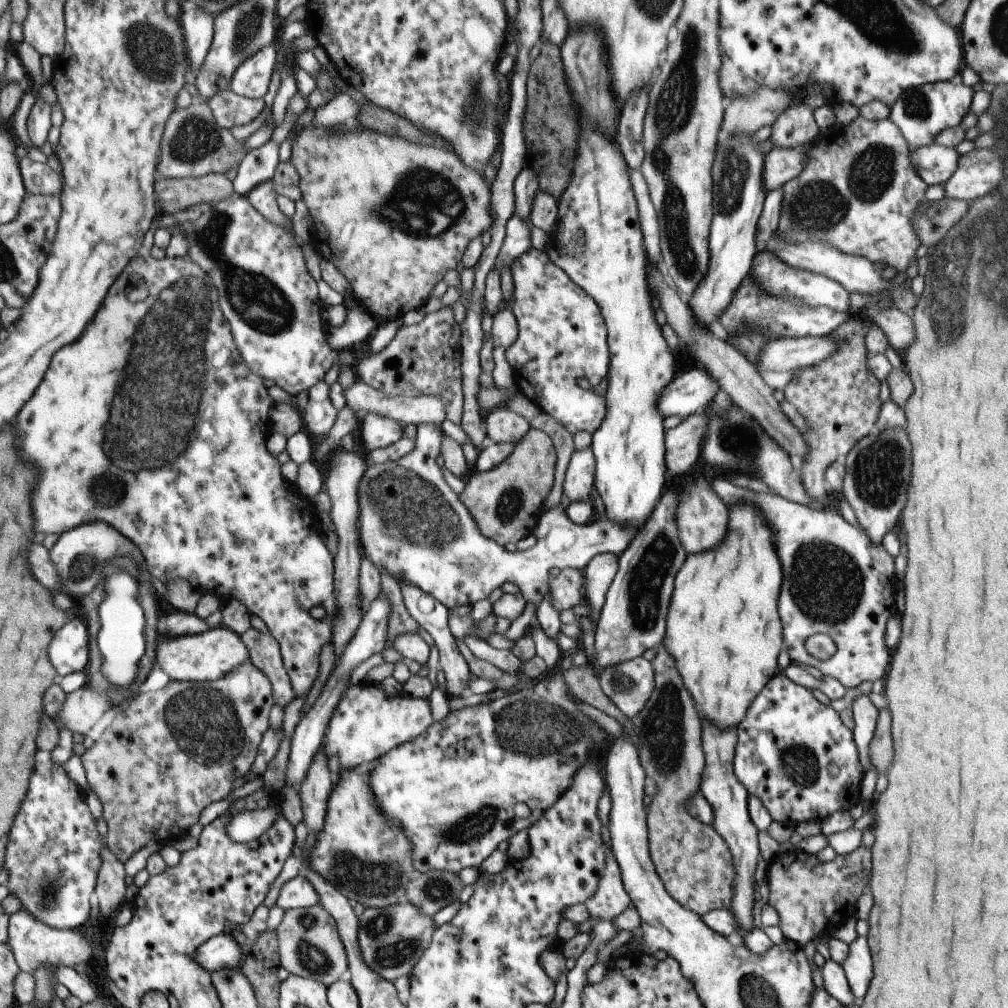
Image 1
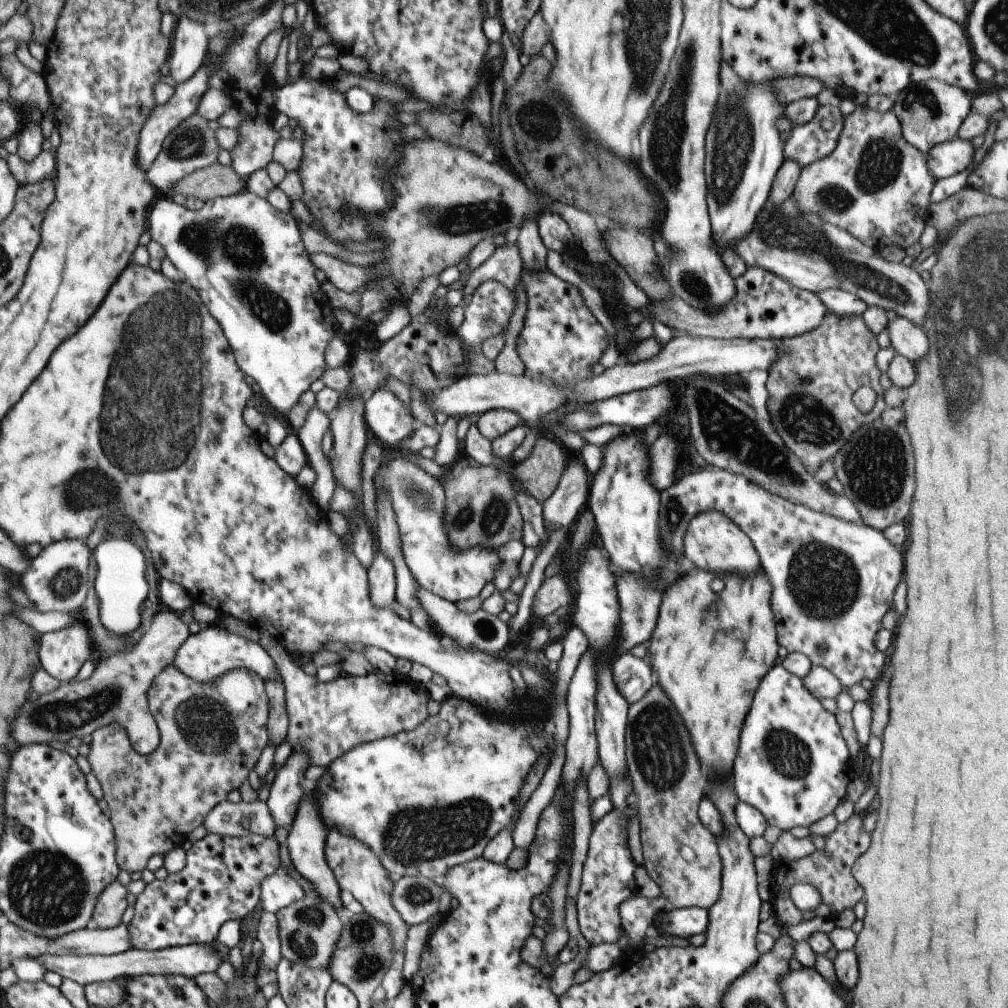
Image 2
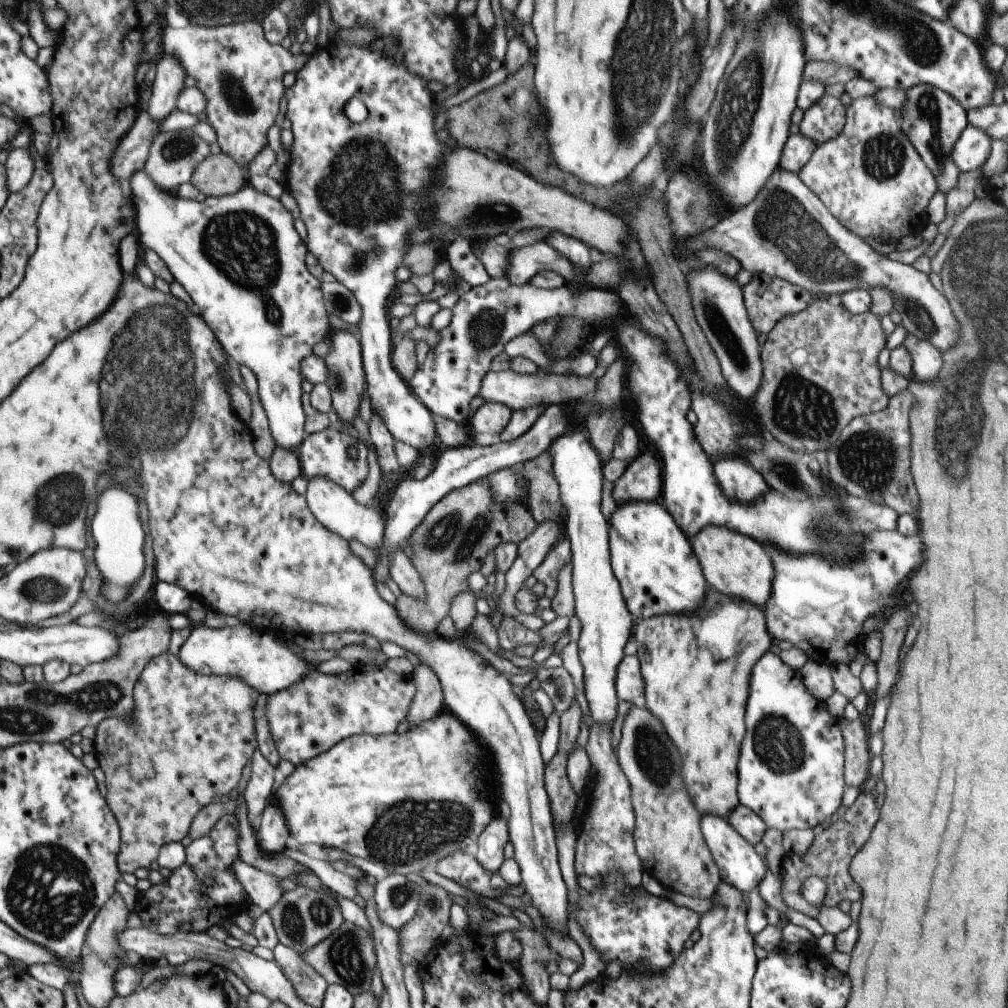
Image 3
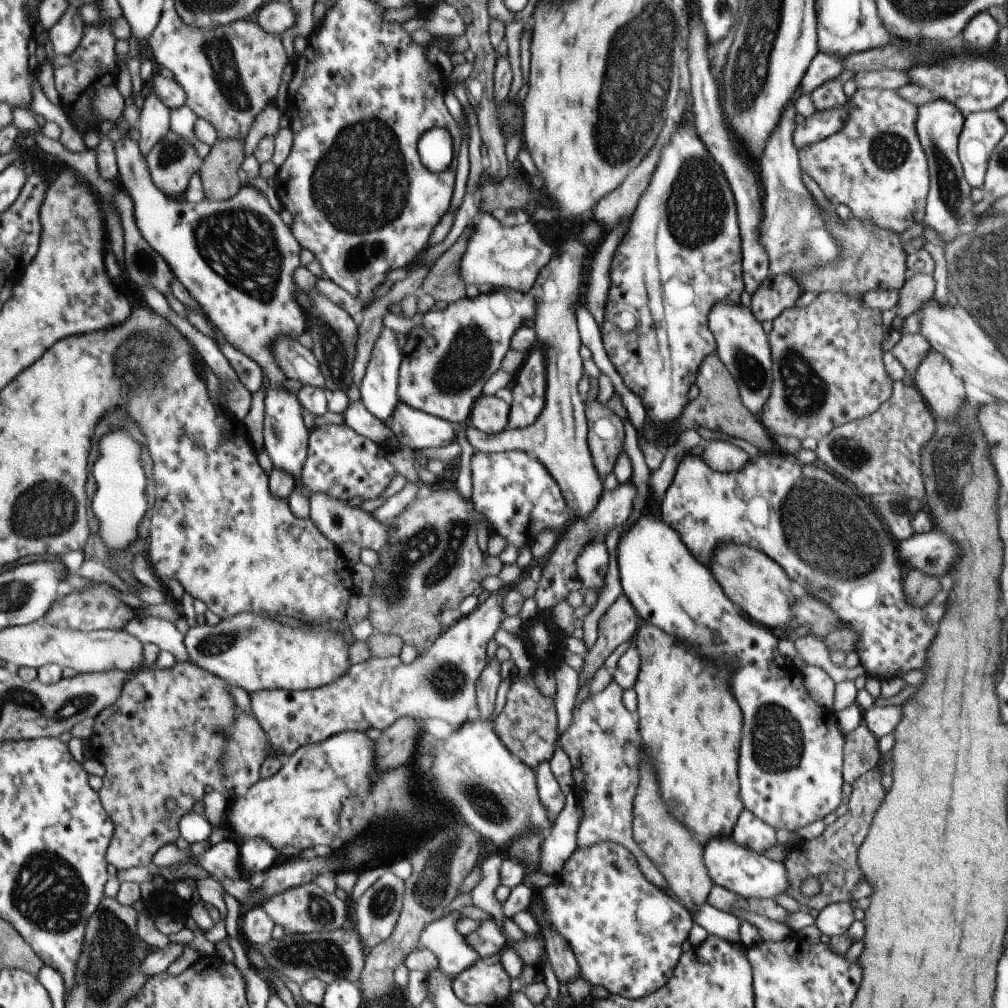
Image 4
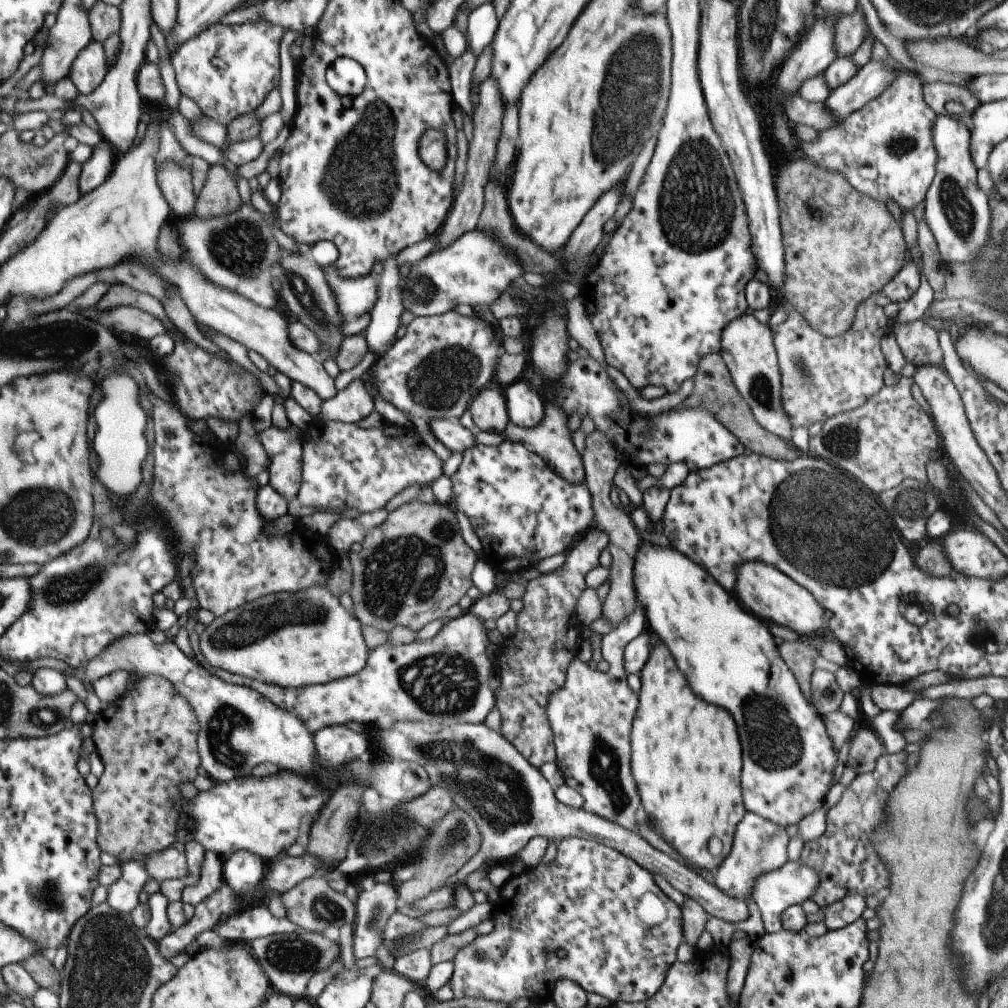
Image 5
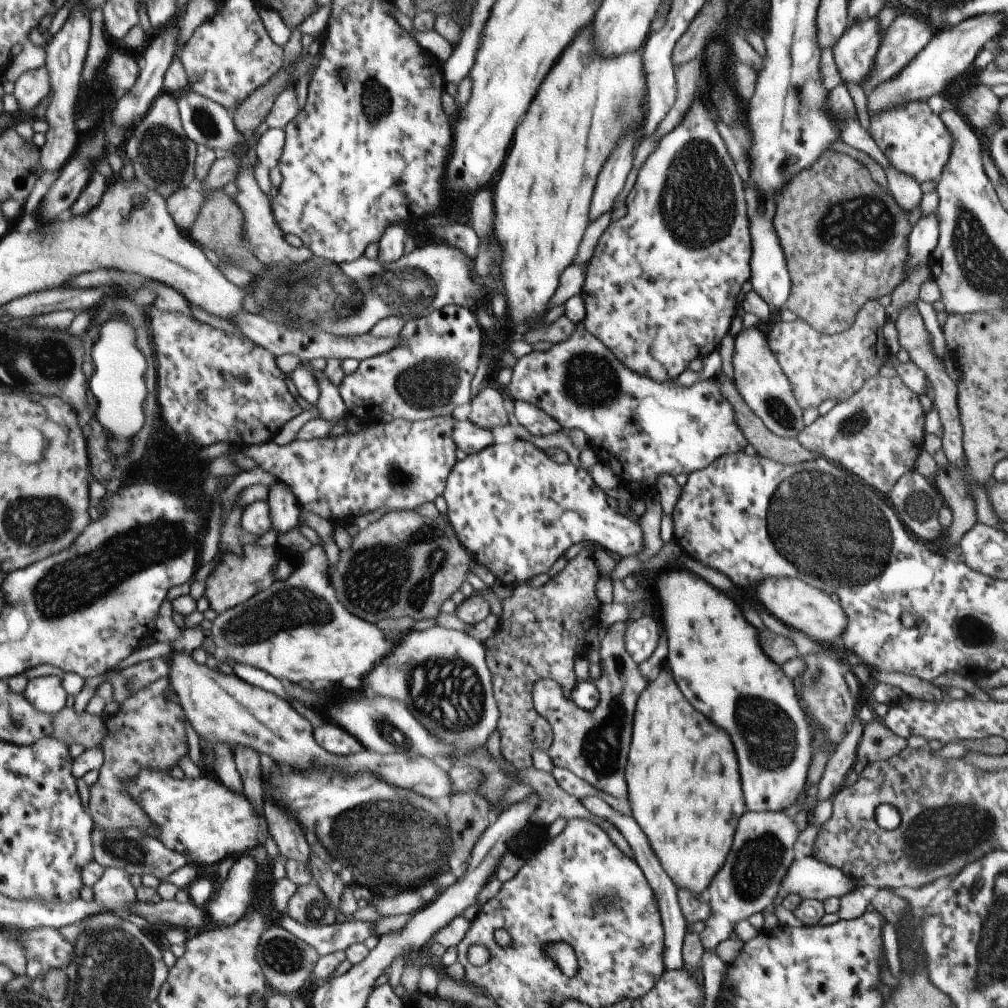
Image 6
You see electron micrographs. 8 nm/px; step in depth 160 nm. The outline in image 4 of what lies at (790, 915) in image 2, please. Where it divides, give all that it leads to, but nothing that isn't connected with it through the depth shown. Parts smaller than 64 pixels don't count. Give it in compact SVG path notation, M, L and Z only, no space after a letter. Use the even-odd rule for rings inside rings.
M880 766L874 770L865 772L851 784L851 794L847 798L847 809L845 814L839 816L834 822L826 826L810 842L800 842L790 846L785 859L782 861L787 870L787 882L789 888L785 894L791 897L801 909L821 911L827 904L835 902L850 903L852 900L860 900L869 896L871 888L863 878L863 872L857 866L857 852L862 844L863 838L867 835L869 824L881 804L885 792L880 784L882 772ZM807 878L815 878L821 888L815 896L803 896L801 894L801 882Z

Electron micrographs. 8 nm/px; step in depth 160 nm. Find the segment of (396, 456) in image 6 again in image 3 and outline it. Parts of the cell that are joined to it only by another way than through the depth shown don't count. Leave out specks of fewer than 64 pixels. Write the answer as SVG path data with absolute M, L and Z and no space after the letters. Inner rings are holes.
M327 428L321 432L310 434L304 438L297 450L298 462L301 470L301 476L307 481L313 476L323 476L329 478L333 484L343 488L351 494L359 484L367 478L368 474L368 450L363 442L358 442L357 438ZM350 450L353 450L354 456L349 456Z

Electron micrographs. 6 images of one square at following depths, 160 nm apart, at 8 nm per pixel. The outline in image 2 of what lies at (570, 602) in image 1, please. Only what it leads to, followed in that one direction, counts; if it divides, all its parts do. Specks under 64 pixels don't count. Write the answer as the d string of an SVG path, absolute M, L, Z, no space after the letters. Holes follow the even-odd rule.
M557 574L544 578L532 597L531 614L545 618L554 613L559 606L567 605L571 600L569 587L565 575Z

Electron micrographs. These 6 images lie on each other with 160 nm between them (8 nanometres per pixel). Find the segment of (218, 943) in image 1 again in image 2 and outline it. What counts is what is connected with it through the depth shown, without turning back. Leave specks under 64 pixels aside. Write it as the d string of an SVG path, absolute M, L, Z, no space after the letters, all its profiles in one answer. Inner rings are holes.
M195 942L190 945L161 949L159 951L140 951L128 949L114 955L48 955L38 956L39 961L47 971L57 973L62 979L69 979L84 987L94 982L104 982L113 979L124 980L142 974L183 975L194 978L201 973L213 973L221 964L222 958L216 953L212 944Z

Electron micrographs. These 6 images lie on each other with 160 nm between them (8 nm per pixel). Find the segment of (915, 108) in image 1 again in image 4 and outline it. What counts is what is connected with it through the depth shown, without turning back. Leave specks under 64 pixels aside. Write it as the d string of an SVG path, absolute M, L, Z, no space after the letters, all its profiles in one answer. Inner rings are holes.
M942 99L931 100L927 104L917 106L915 132L919 138L921 149L927 158L929 174L928 192L923 208L923 228L931 228L937 232L939 240L947 243L955 240L963 232L973 229L977 214L973 214L975 202L969 198L971 186L964 180L962 167L957 154L958 137L962 130L963 118L949 102Z

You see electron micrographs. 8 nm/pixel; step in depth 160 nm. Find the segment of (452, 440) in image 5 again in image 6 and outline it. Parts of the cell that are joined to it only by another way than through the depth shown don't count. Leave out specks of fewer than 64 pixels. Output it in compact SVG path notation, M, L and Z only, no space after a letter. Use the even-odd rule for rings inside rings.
M469 420L455 421L450 435L456 448L462 450L466 455L479 452L493 443L490 431L475 426Z

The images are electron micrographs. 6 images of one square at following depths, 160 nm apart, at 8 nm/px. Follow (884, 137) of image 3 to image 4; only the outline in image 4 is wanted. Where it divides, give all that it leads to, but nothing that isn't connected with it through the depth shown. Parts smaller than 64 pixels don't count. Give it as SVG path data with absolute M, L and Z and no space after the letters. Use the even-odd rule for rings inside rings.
M856 89L849 97L847 118L841 128L819 142L796 150L800 170L817 184L831 206L844 204L849 209L849 218L863 220L873 224L875 228L885 228L900 235L913 224L923 223L923 208L928 192L927 158L915 132L915 120L917 108L907 100L899 98L895 89Z

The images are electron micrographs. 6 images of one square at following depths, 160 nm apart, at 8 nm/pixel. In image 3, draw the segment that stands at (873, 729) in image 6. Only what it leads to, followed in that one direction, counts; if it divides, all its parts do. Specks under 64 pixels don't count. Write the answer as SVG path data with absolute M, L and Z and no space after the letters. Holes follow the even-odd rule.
M843 719L840 732L844 746L843 779L844 784L862 789L867 784L871 757L868 748L868 735L860 720Z

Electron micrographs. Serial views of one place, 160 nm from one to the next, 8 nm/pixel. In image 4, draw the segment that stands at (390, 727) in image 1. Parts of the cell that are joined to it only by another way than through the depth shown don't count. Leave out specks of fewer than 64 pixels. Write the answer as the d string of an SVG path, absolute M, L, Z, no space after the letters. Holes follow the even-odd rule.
M512 584L506 587L503 586L499 592L489 593L487 600L485 600L483 604L478 605L468 615L461 617L455 624L449 626L449 628L443 628L439 636L433 640L433 644L431 644L431 646L429 646L429 648L427 648L423 654L419 654L416 658L414 658L414 660L409 664L404 664L401 662L399 656L389 656L389 658L375 658L375 656L371 656L368 660L365 660L365 662L350 666L348 672L345 672L345 675L341 676L341 678L337 678L335 682L325 686L315 689L306 689L303 691L285 691L282 689L274 689L251 692L251 694L249 694L250 710L253 712L253 716L255 716L255 720L257 720L259 726L261 726L261 730L267 734L267 740L271 742L271 746L273 746L275 750L279 750L279 754L282 755L280 759L291 756L291 754L293 754L293 752L295 752L299 746L303 746L303 744L322 742L323 740L326 740L339 732L362 731L365 733L365 731L369 729L377 729L381 731L383 728L387 728L389 724L395 722L395 720L399 720L399 718L409 718L409 716L411 716L411 718L421 718L421 720L425 720L425 718L441 718L441 720L445 720L445 722L453 722L453 724L455 724L453 727L457 728L459 727L459 724L465 720L465 716L469 714L469 710L471 710L471 708L477 704L475 684L477 682L477 678L479 678L481 672L487 665L487 652L485 652L487 642L492 638L495 630L499 629L501 620L506 618L505 614L503 614L503 610L501 610L501 600L503 600L503 594L509 588L512 588Z

